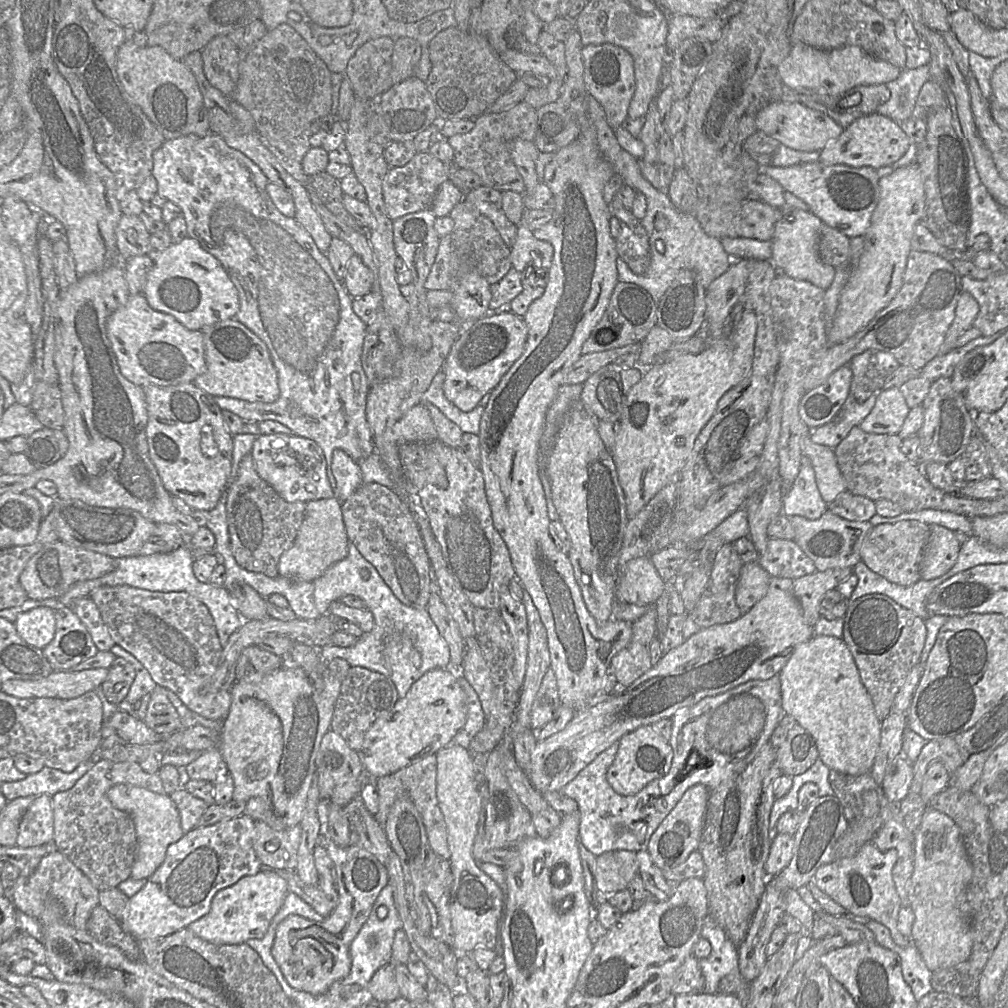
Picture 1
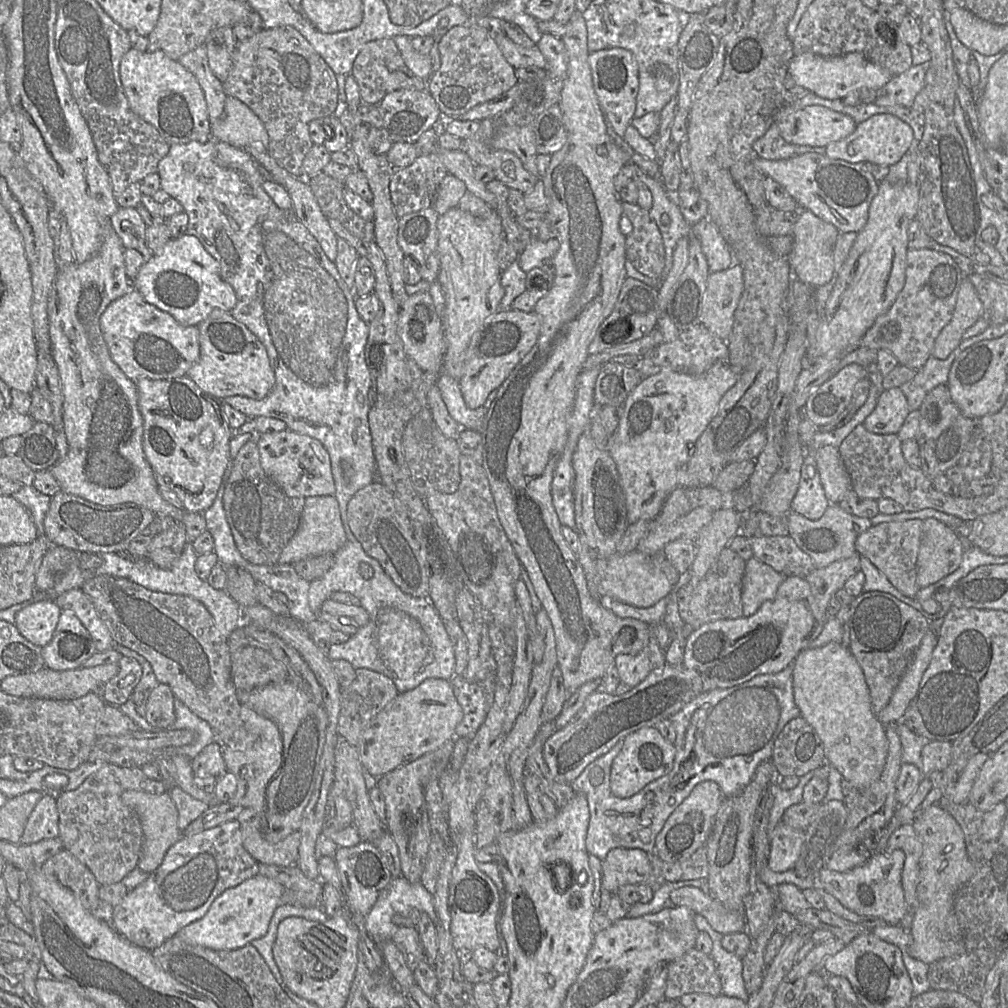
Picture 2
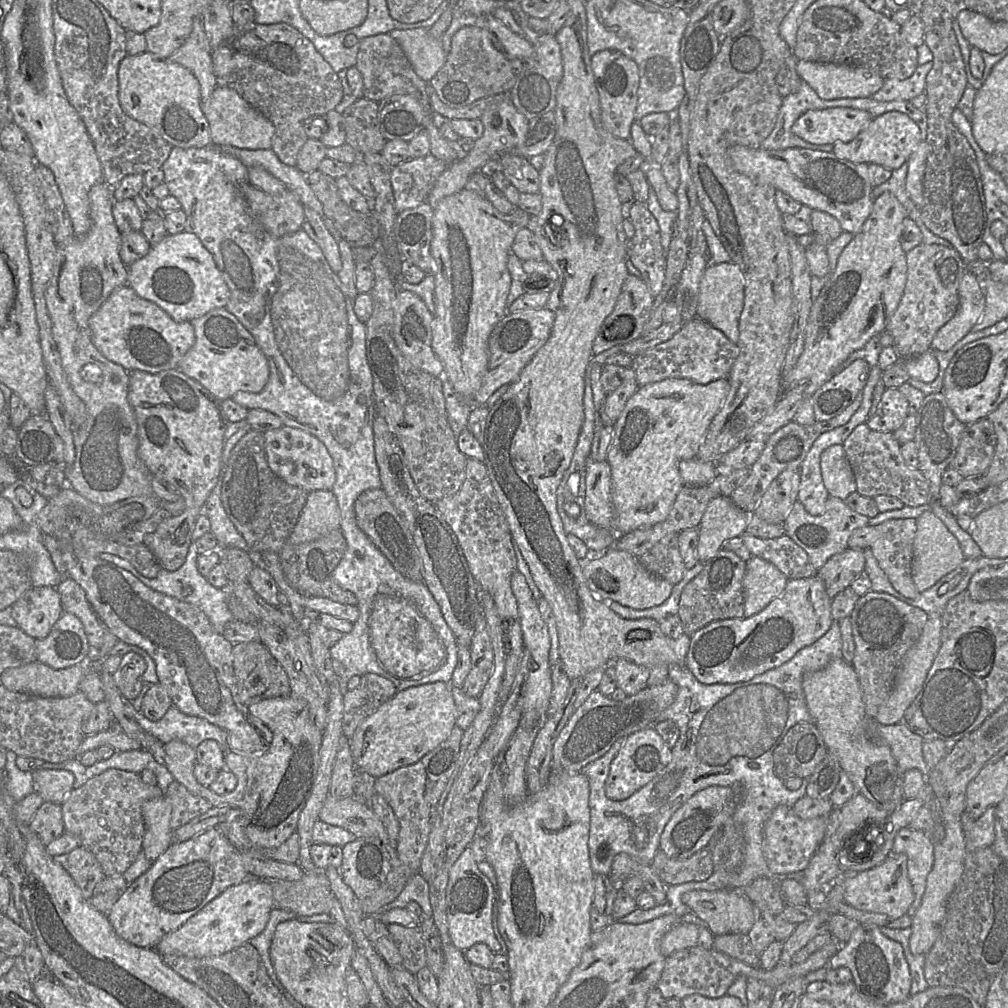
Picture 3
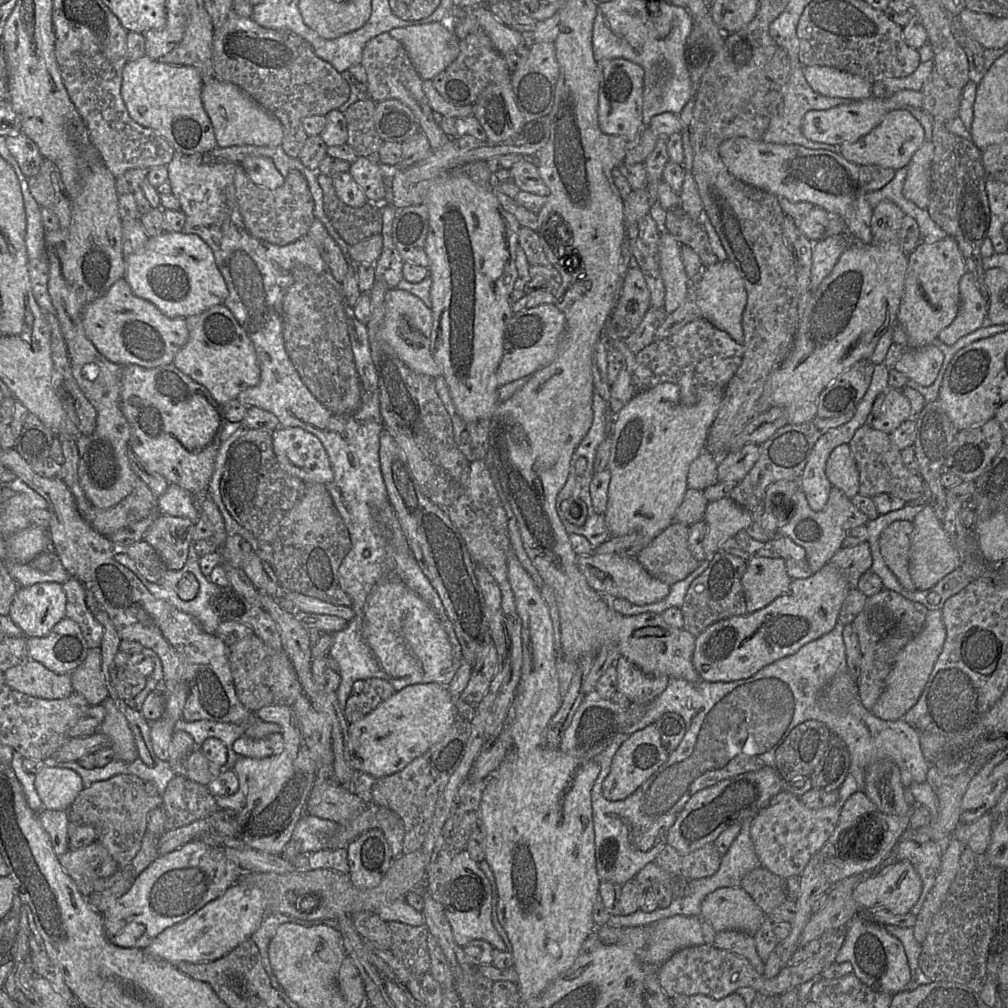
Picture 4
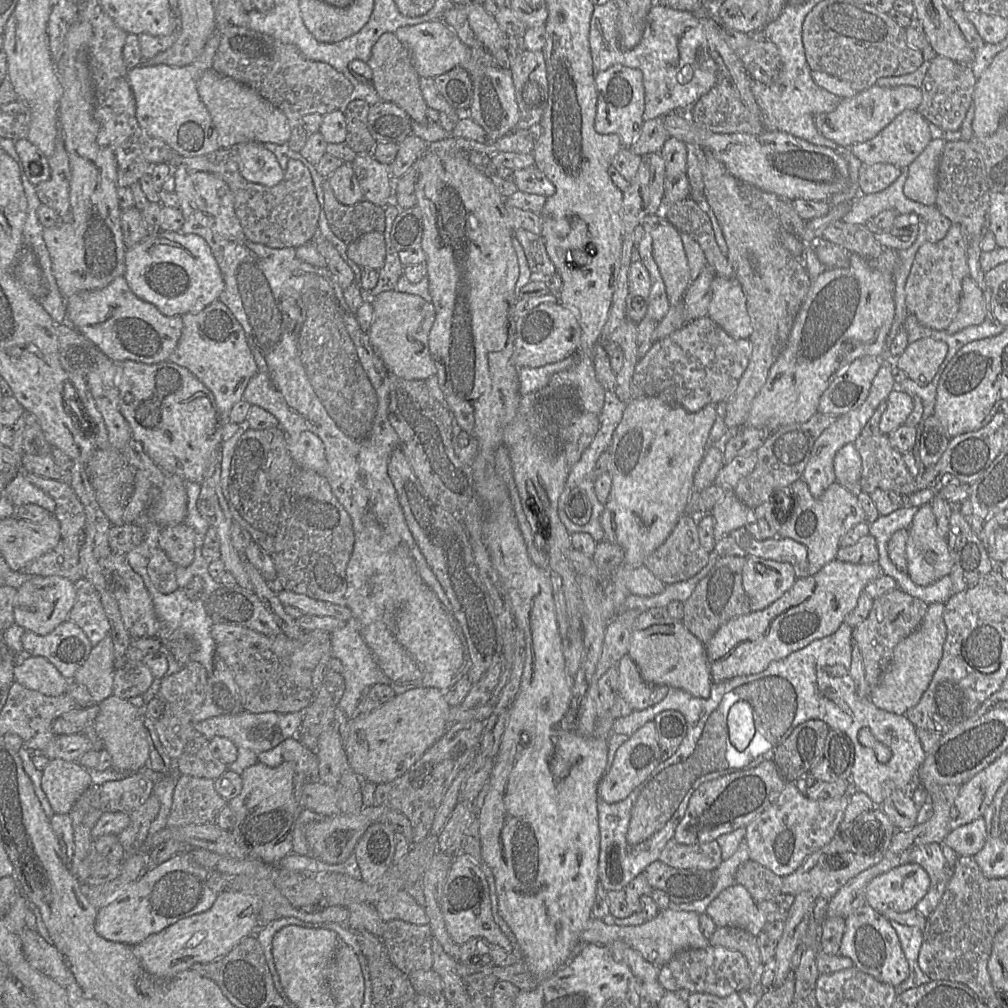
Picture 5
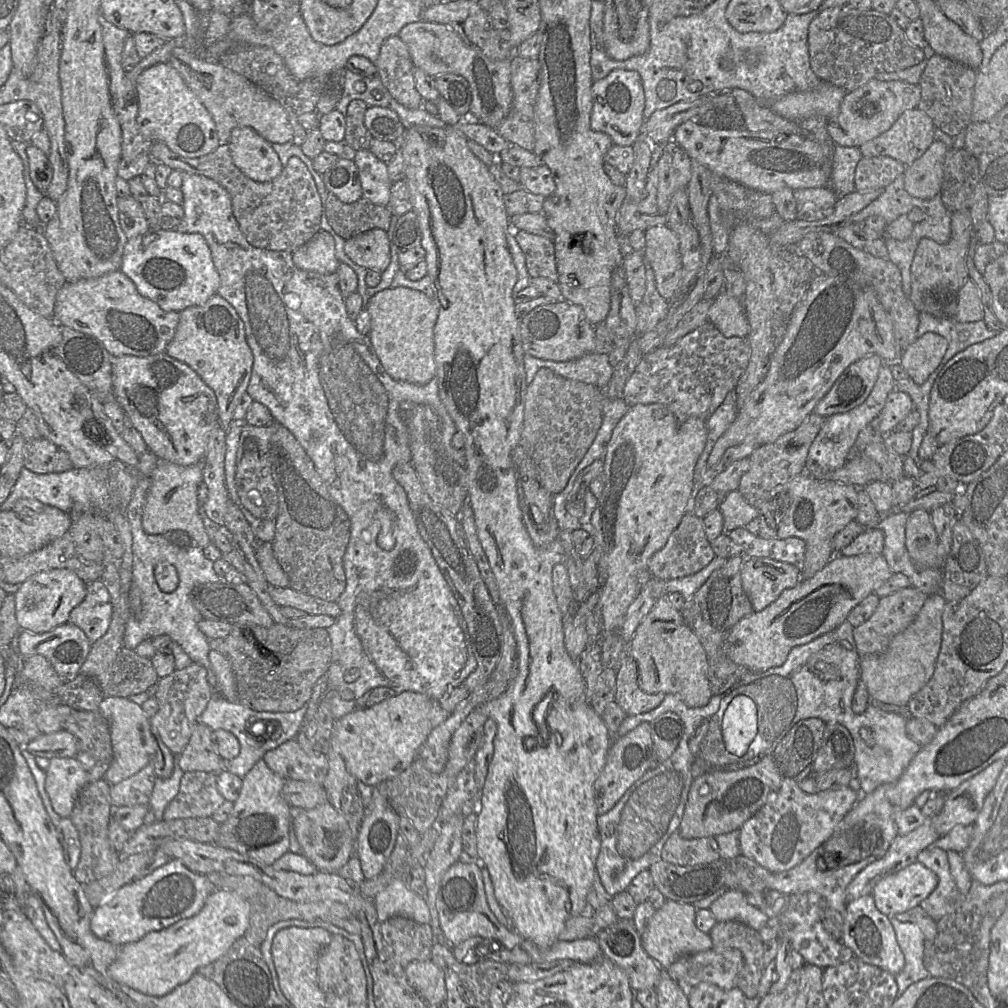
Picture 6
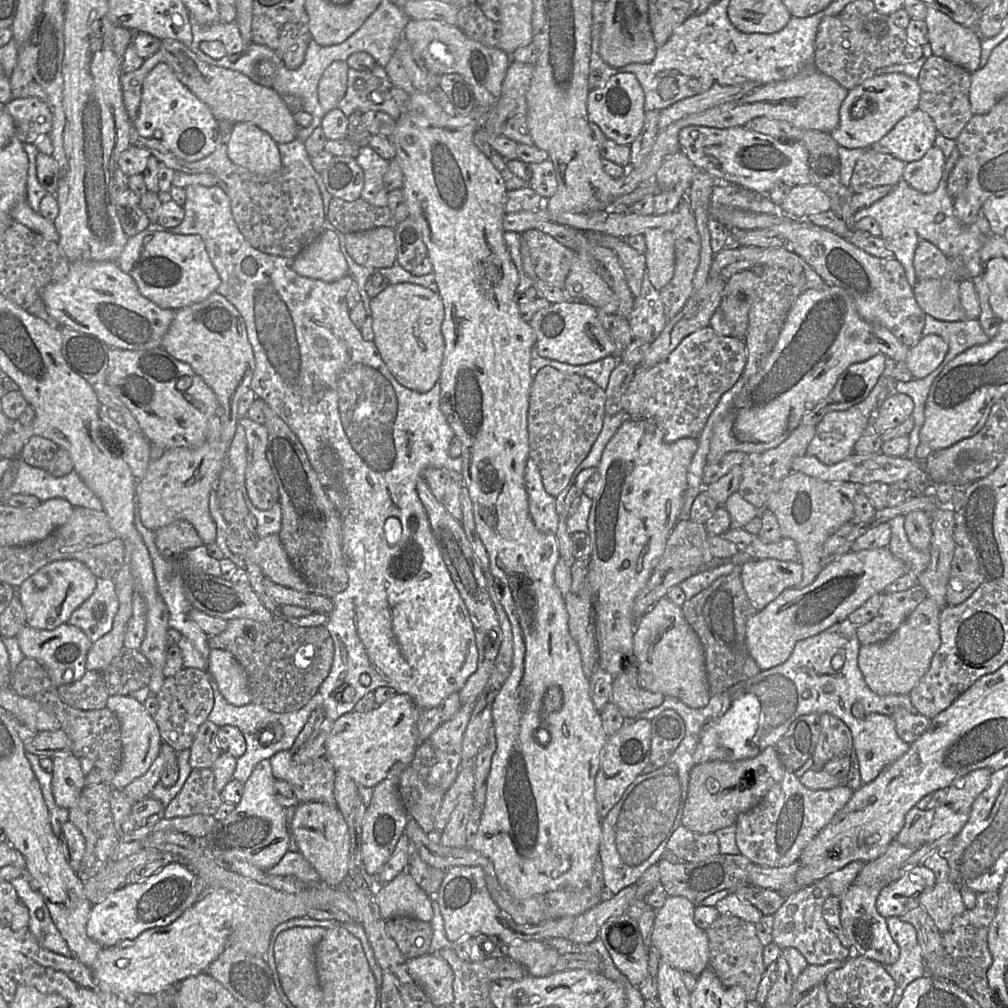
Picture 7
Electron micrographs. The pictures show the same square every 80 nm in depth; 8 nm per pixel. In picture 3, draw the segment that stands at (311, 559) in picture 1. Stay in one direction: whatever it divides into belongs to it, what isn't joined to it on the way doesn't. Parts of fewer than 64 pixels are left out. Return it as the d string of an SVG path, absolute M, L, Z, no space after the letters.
M313 491L287 541L291 544L311 542L340 529L340 525L340 509L332 491Z

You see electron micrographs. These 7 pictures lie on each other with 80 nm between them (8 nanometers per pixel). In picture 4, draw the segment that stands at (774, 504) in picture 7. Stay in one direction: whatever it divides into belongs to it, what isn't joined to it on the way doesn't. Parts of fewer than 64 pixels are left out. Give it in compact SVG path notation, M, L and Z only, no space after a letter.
M833 486L825 507L819 512L810 508L804 492L800 488L793 499L794 509L791 511L791 518L779 528L778 535L790 538L794 543L805 549L807 561L813 573L818 572L827 564L843 546L843 540L851 529L869 521L868 516L861 512L849 497Z

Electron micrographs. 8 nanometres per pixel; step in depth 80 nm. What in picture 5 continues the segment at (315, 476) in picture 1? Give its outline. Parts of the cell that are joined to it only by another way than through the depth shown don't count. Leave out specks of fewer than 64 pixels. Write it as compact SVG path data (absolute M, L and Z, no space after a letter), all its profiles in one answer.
M303 431L298 435L287 436L287 447L297 464L324 474L327 466L324 444L316 434Z

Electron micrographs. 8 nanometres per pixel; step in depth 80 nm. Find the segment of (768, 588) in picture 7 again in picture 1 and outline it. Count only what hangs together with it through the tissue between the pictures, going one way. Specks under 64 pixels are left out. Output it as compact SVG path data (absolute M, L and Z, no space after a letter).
M758 562L743 564L735 590L736 604L742 614L748 613L766 595L770 578Z

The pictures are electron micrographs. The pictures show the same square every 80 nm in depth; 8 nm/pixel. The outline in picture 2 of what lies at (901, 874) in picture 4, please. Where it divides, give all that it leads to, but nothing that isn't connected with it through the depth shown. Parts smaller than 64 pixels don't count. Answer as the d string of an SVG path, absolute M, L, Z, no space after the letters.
M903 851L891 854L874 854L862 865L845 872L822 868L817 872L817 884L834 896L845 908L859 915L883 919L888 925L899 925L907 913L901 874L905 861Z

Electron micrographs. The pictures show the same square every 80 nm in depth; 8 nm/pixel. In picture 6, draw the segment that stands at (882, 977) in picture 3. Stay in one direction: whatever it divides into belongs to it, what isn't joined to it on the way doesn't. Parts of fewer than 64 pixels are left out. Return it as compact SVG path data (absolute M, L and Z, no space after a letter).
M871 894L847 902L841 943L853 952L853 957L879 967L893 976L901 972L905 966L904 955L897 943L889 917L877 910Z

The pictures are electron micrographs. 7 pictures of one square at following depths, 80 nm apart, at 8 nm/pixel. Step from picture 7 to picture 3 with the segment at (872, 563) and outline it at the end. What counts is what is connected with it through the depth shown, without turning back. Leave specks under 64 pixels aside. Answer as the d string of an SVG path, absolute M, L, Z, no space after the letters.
M817 575L810 578L789 579L783 592L759 613L749 618L731 618L713 621L690 637L685 665L703 684L734 684L749 681L770 669L789 661L799 650L813 644L831 627L832 599L824 582Z

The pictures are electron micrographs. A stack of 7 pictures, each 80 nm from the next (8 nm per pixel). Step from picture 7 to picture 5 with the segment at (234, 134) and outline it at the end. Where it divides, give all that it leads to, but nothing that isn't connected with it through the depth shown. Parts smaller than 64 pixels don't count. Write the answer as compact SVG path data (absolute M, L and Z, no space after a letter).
M249 141L233 147L237 147L241 174L249 182L272 187L283 179L285 171L275 154L262 143Z

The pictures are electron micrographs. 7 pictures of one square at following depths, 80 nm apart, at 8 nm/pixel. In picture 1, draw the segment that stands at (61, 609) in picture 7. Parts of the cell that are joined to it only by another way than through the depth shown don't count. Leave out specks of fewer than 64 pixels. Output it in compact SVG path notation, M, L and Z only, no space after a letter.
M40 606L20 613L15 626L18 635L28 644L44 649L55 635L55 610Z

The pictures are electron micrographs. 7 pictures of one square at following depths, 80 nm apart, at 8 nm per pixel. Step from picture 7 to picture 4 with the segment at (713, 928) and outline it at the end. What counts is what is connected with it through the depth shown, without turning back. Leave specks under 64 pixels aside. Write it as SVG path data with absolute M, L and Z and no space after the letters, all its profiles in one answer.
M738 930L716 932L712 945L744 957L755 971L764 973L764 962L757 953L754 937Z

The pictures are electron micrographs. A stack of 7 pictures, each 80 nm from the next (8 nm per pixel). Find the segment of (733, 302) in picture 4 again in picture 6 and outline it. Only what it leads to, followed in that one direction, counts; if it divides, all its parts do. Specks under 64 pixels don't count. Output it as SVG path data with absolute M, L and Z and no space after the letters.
M725 291L713 300L708 321L725 337L747 337L750 331L743 302Z

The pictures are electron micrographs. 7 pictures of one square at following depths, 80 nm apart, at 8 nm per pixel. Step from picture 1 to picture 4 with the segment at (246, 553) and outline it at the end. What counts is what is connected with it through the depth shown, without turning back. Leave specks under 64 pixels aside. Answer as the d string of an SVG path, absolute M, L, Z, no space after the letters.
M247 429L229 448L220 482L227 511L259 541L272 544L289 510L303 497L305 483L282 469L273 451L272 431Z

